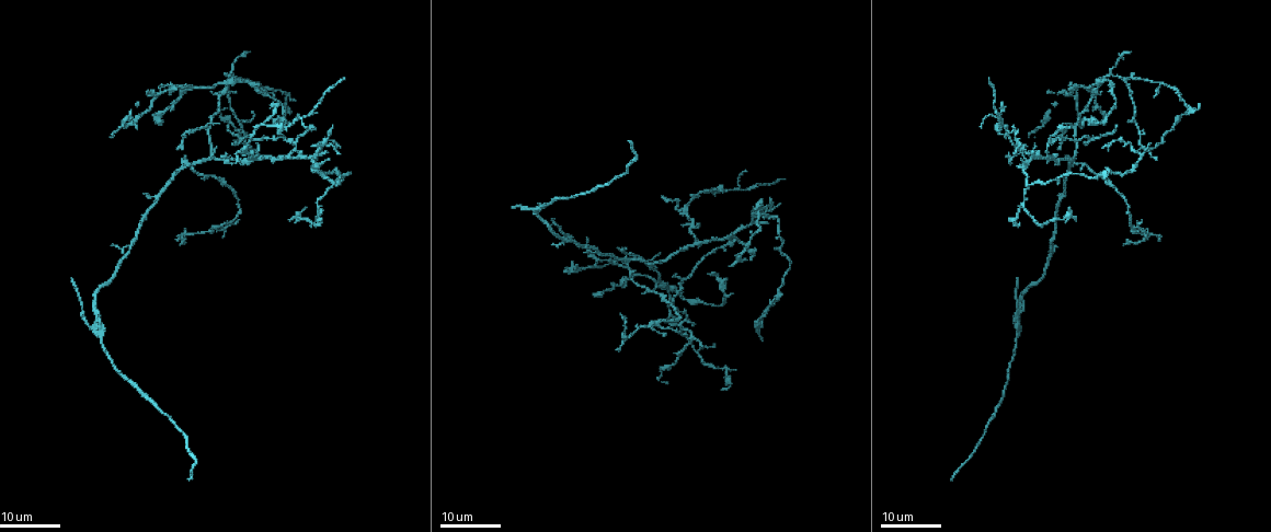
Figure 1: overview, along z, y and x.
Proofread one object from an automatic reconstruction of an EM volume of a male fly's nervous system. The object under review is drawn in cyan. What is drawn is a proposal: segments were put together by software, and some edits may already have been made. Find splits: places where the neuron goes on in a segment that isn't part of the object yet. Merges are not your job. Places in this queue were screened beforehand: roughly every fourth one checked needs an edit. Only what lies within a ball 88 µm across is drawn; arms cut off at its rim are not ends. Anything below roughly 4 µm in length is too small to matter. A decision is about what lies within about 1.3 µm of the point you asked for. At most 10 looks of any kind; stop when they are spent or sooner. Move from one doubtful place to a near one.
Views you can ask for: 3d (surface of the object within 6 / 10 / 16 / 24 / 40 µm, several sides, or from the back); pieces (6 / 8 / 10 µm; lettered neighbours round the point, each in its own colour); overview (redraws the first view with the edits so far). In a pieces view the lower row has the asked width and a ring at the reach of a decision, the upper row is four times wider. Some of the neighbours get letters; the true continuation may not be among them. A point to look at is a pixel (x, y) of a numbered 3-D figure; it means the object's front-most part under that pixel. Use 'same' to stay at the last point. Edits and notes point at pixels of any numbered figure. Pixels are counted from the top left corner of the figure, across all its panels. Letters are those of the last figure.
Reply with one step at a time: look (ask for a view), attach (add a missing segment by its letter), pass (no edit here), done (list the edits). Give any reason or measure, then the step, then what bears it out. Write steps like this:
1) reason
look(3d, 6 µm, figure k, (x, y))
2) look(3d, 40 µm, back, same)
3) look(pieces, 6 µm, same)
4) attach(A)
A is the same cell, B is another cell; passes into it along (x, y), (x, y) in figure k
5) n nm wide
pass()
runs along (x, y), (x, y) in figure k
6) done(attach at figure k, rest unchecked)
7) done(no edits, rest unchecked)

free end
look(3d, 24 µm, figure 1, (343, 79))

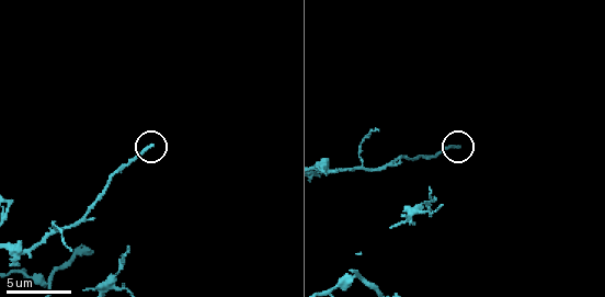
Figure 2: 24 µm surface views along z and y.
look(pieces, 8 µm, figure 2, (457, 146))

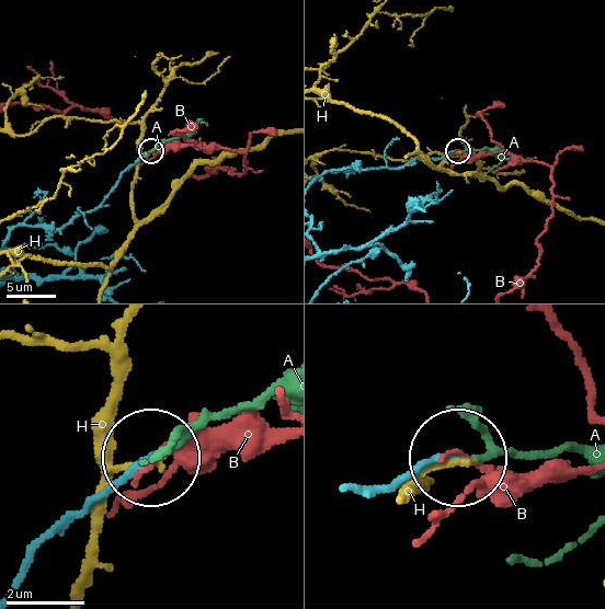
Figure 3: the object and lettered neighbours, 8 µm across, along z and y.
attach(A)
A is the same cell, B and H are other cells; passes into it along (434, 159), (453, 151), (488, 149), (499, 163), (471, 177) in figure 3; it goes on there

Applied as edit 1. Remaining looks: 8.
thin end
look(3d, 24 µm, figure 1, (767, 224))

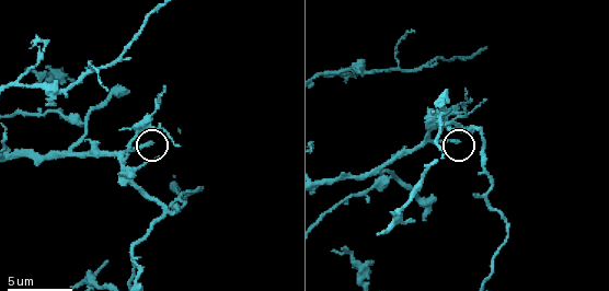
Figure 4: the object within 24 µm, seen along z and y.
see the neighbours
look(pieces, 8 µm, figure 4, (151, 140))

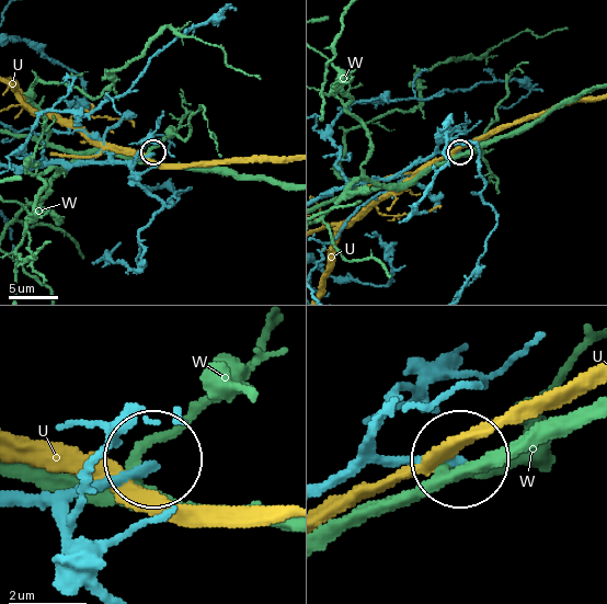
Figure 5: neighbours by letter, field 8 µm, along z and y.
pass()
U and W are other cells; runs along (18, 167), (116, 164), (142, 159), (152, 152) in figure 5; no lettered segment goes on from it

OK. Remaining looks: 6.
branch stops here
look(3d, 10 µm, figure 4, (422, 220))

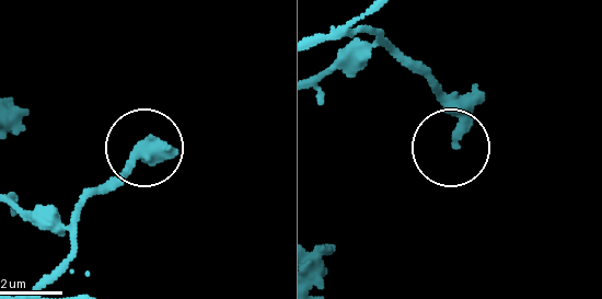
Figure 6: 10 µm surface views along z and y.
look(pieces, 10 µm, figure 6, (455, 143))

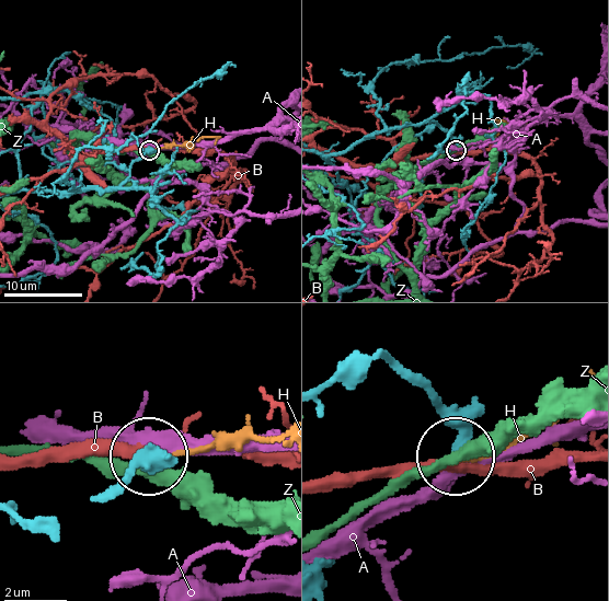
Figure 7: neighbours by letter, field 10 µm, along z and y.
pass()
A, B, H and Z are other cells; no lettered segment goes on from it

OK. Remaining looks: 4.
free end
look(pieces, 8 µm, figure 4, (433, 112))

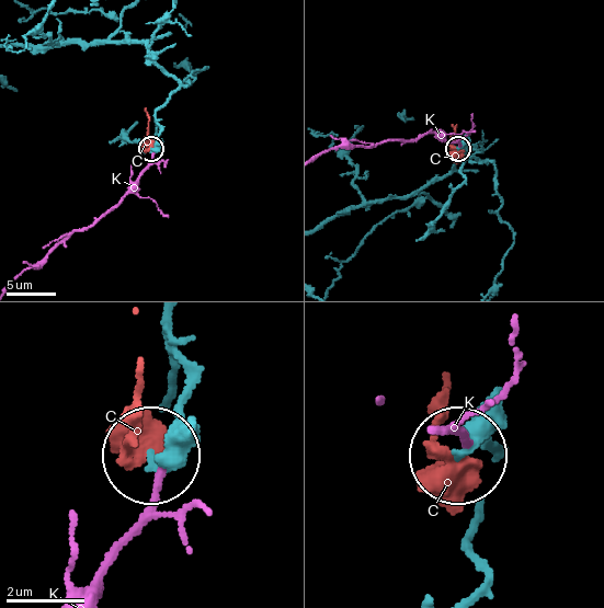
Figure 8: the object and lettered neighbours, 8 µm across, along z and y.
pass()
C and K are other cells; runs along (167, 320), (186, 389), (173, 448), (150, 458) in figure 8; no lettered segment goes on from it

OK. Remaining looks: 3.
look(3d, 24 µm, figure 1, (177, 241))

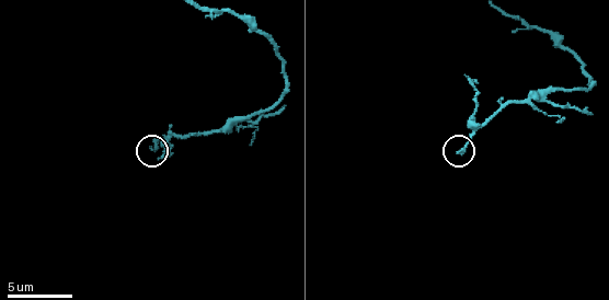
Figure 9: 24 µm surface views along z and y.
what lies round it
look(pieces, 6 µm, figure 9, (456, 153))

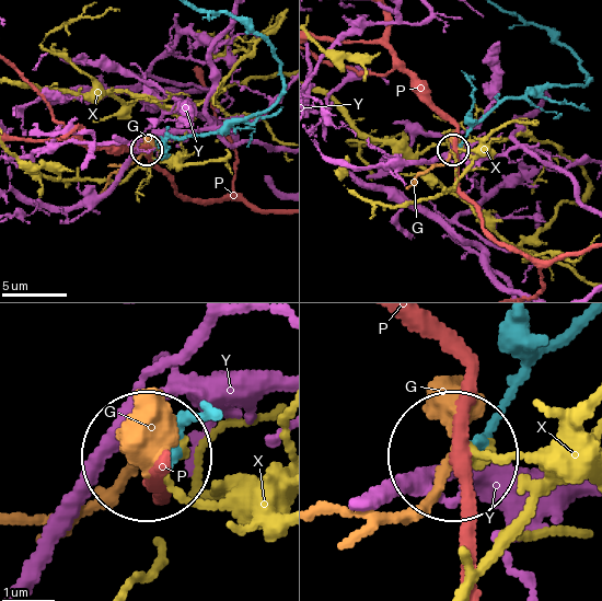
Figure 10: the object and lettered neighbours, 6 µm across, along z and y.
220 nm wide
pass()
G, P, X and Y are other cells; none of them fits

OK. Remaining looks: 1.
done(attach at figure 3, rest unchecked)

